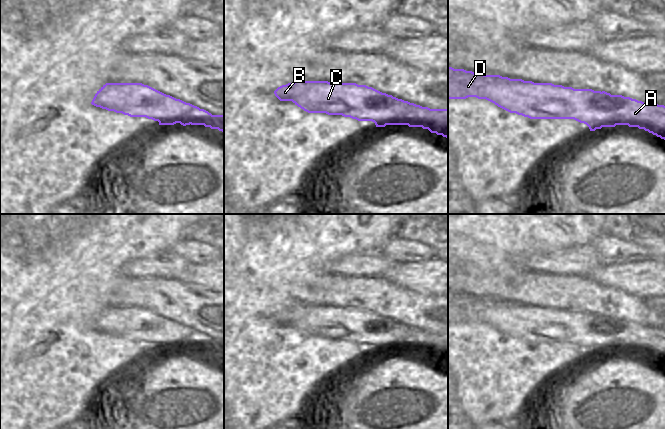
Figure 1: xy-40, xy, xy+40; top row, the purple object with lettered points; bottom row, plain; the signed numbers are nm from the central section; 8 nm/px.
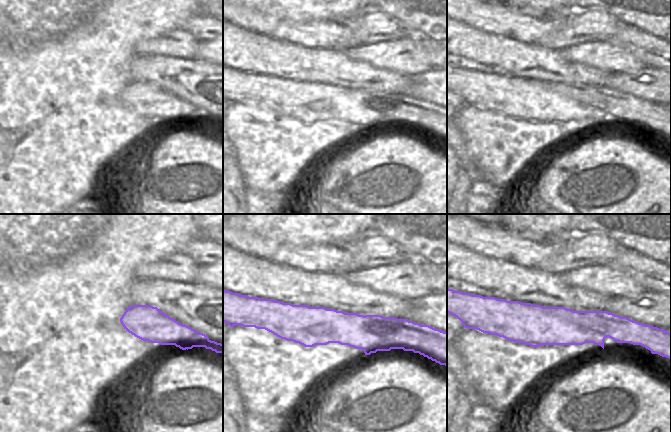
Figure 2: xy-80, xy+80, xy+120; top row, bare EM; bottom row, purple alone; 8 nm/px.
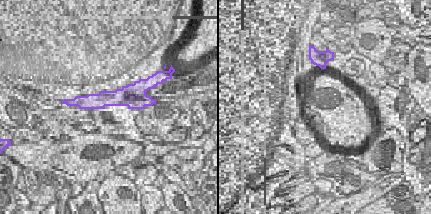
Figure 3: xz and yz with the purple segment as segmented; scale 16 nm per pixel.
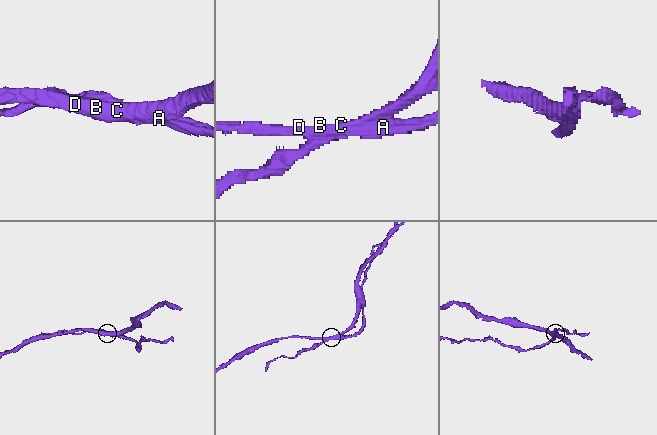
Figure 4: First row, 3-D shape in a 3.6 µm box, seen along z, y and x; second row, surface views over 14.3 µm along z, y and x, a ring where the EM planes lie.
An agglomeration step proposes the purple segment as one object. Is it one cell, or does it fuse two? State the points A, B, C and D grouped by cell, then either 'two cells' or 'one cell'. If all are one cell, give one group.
A / B C D | two cells

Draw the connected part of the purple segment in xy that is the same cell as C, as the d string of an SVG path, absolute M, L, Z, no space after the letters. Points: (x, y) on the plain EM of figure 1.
M298 303L294 307L278 311L274 318L280 325L292 325L308 337L342 339L358 345L372 345L376 351L391 349L391 343L397 340L397 330L393 328L392 319L356 307L330 307Z

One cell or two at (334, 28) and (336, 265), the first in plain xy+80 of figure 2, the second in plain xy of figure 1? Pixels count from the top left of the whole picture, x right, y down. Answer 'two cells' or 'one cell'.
one cell

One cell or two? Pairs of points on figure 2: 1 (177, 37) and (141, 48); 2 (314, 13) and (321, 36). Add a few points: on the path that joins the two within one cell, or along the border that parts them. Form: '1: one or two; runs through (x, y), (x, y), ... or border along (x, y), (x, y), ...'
1: one; runs through (168, 45), (150, 47)
2: two; border along (292, 20), (295, 22), (340, 20)

